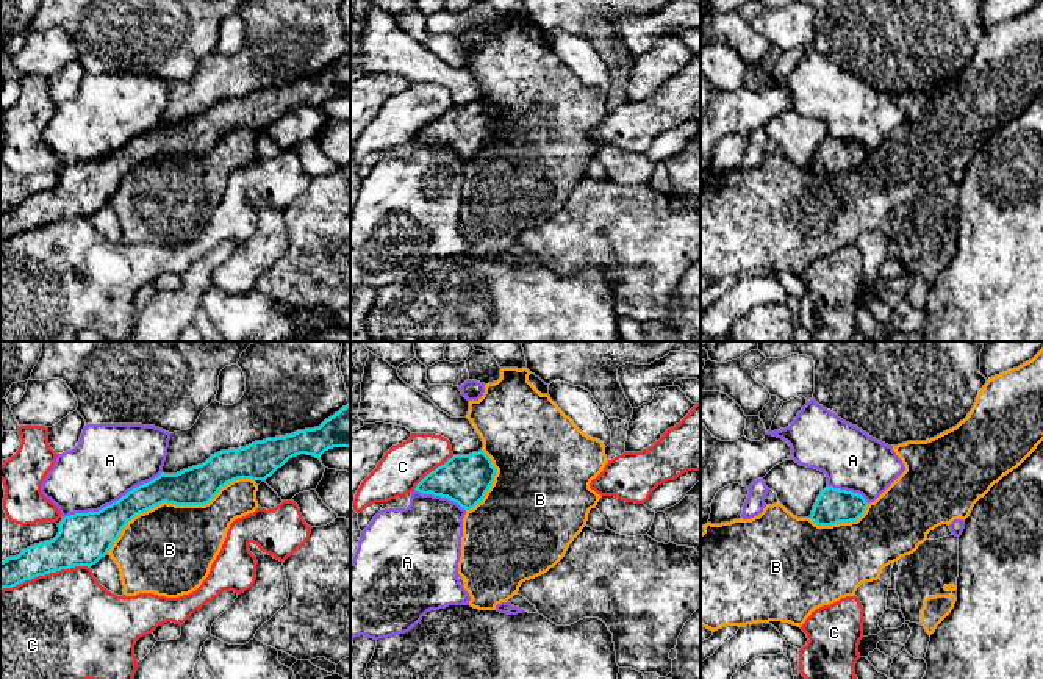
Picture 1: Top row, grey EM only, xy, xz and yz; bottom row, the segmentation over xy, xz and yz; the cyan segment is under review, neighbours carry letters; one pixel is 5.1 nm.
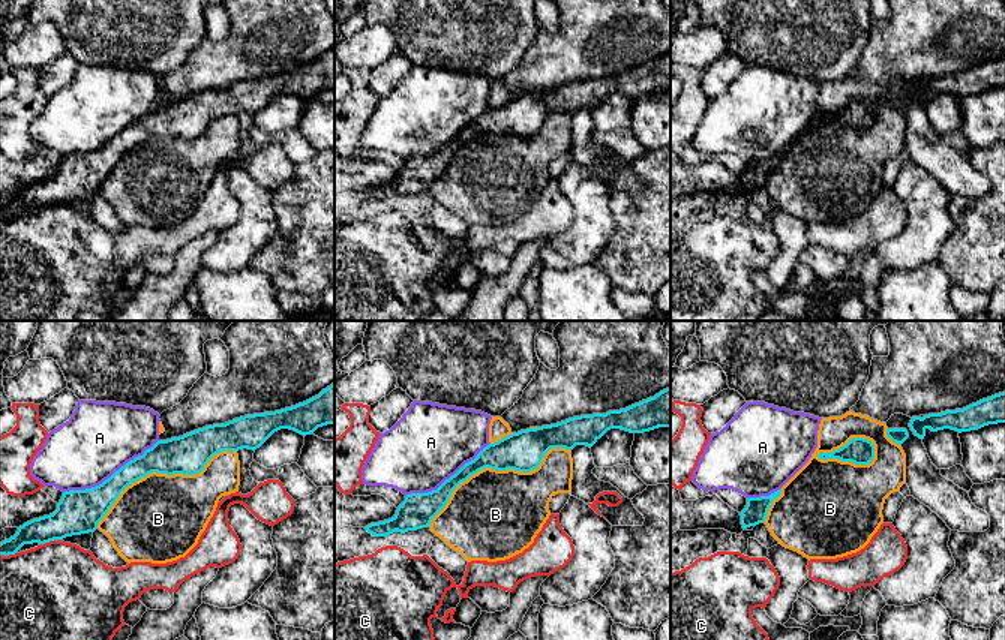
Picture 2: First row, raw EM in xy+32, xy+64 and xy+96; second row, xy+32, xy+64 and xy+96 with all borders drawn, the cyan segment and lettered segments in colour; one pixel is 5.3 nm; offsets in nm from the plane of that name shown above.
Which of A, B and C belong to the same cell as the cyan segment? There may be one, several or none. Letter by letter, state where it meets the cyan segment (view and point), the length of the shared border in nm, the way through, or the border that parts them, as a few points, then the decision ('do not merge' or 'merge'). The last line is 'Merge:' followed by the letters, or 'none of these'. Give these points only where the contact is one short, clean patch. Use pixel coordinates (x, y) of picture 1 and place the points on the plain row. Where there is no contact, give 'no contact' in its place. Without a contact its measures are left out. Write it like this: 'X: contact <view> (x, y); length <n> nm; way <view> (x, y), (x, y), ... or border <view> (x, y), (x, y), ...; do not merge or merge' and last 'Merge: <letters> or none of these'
A: contact xy (113, 152); length 550 nm; do not merge
B: contact xy (175, 154); length 850 nm; do not merge
C: contact xy (44, 224); length 480 nm; do not merge
Merge: none of these

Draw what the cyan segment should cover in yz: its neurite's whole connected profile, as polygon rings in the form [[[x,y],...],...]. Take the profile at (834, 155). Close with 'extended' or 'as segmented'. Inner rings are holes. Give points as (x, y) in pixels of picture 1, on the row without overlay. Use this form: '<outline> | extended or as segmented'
[[[827,135],[818,146],[810,169],[818,175],[851,172],[857,171],[866,156],[862,144]]] | as segmented

